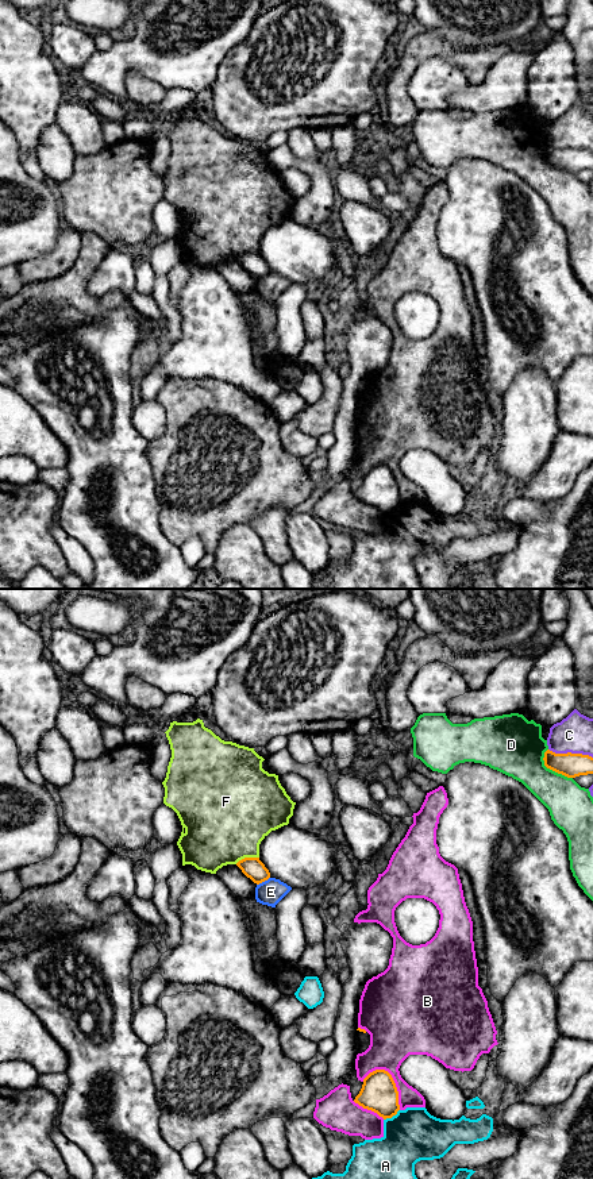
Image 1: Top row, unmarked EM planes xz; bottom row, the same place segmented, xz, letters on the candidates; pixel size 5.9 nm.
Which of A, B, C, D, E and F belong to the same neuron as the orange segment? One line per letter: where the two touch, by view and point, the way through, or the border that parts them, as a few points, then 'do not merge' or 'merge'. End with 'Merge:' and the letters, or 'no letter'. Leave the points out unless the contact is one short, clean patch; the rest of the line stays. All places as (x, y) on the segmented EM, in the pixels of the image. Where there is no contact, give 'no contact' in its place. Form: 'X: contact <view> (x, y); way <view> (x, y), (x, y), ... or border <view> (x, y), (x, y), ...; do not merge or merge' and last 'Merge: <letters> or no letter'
A: contact xz (392, 1116); do not merge
B: contact xz (393, 1082); do not merge
C: contact xz (570, 752); do not merge
D: contact xz (550, 769); do not merge
E: contact xz (262, 881); do not merge
F: contact xz (246, 858); do not merge
Merge: no letter

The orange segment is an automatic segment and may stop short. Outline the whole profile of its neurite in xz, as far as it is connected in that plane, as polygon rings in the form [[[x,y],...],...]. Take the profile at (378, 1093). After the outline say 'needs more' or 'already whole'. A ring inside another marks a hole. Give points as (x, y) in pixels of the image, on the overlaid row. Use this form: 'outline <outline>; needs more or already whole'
outline [[[376,1070],[363,1079],[354,1102],[377,1113],[384,1120],[392,1118],[400,1110],[396,1083],[385,1070]]]; already whole

